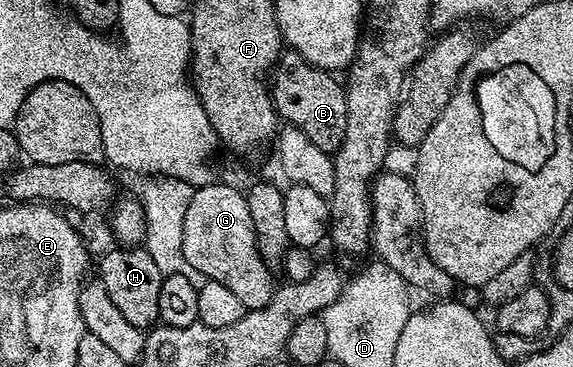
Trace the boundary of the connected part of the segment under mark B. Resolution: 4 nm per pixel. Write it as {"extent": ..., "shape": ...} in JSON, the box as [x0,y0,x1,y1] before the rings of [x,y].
{"extent":[270,50,348,150],"shape":[[[291,50],[281,55],[270,73],[272,104],[276,108],[277,117],[284,119],[285,116],[288,119],[285,121],[301,128],[314,146],[325,150],[340,147],[348,125],[346,88],[336,79],[333,73],[325,72],[323,68],[306,62],[306,58]]]}

